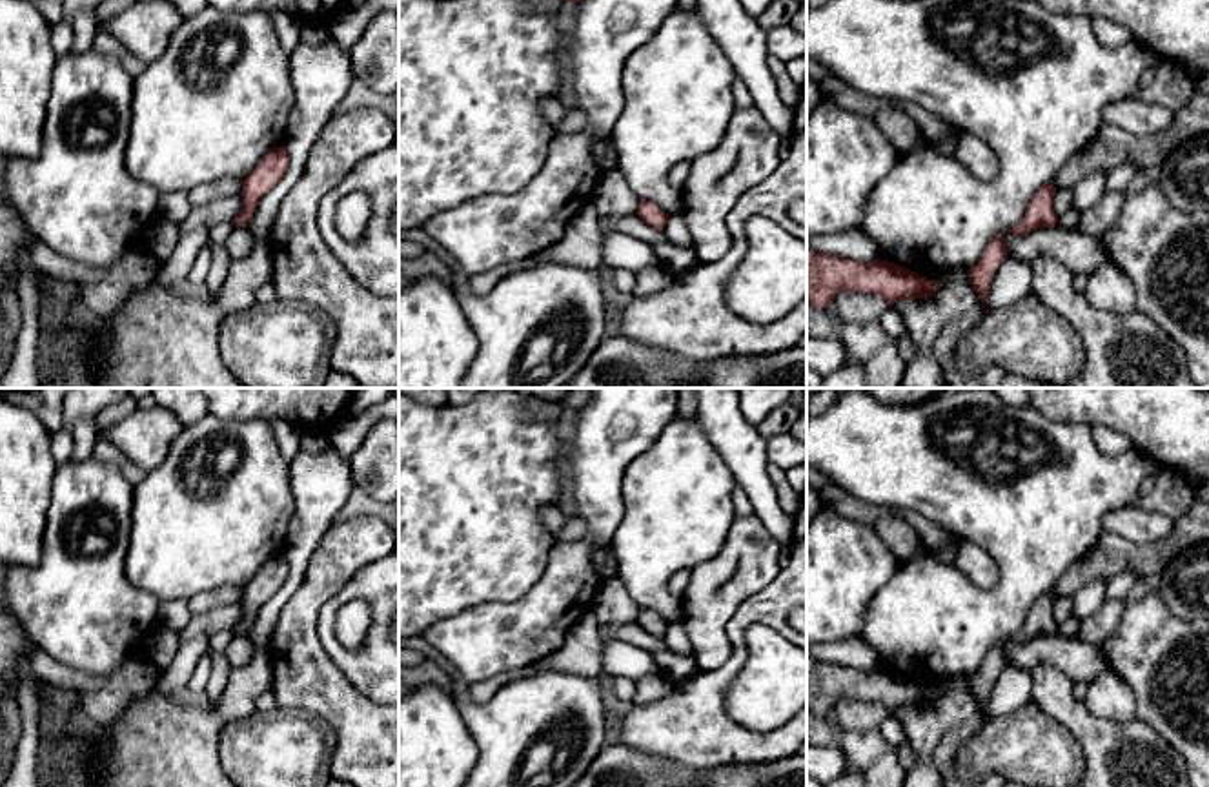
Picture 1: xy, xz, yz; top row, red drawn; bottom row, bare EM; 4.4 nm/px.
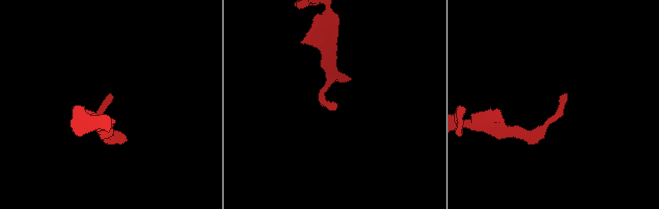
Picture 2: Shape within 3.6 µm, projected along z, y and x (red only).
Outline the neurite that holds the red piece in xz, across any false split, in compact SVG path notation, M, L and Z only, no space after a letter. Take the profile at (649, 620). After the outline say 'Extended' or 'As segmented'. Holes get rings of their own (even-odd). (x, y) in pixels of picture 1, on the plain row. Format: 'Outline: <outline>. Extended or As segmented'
Outline: M639 608L635 623L654 638L663 639L668 621L665 621L655 610L652 608Z. As segmented

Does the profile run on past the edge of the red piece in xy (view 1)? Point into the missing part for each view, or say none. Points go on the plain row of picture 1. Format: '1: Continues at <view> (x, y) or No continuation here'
1: No continuation here

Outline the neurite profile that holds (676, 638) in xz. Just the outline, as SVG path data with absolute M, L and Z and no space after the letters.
M672 621L663 636L666 650L677 656L694 656L694 645L681 621Z

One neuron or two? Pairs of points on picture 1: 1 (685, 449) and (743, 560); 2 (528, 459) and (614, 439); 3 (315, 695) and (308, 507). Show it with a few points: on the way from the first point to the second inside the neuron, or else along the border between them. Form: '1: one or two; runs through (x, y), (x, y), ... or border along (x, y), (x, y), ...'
1: two; border along (734, 518), (725, 543), (700, 563)
2: two; border along (567, 443), (563, 463)
3: two; border along (332, 521), (310, 560), (301, 585), (290, 596)

